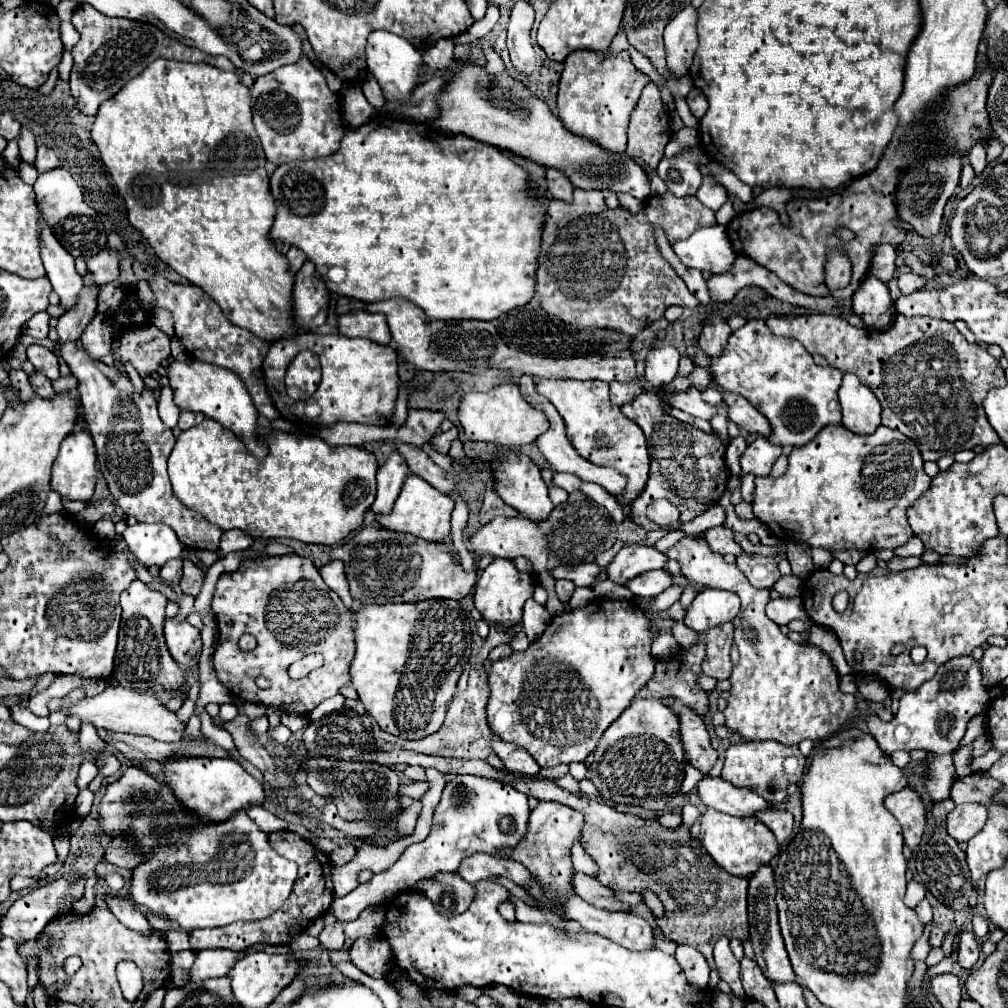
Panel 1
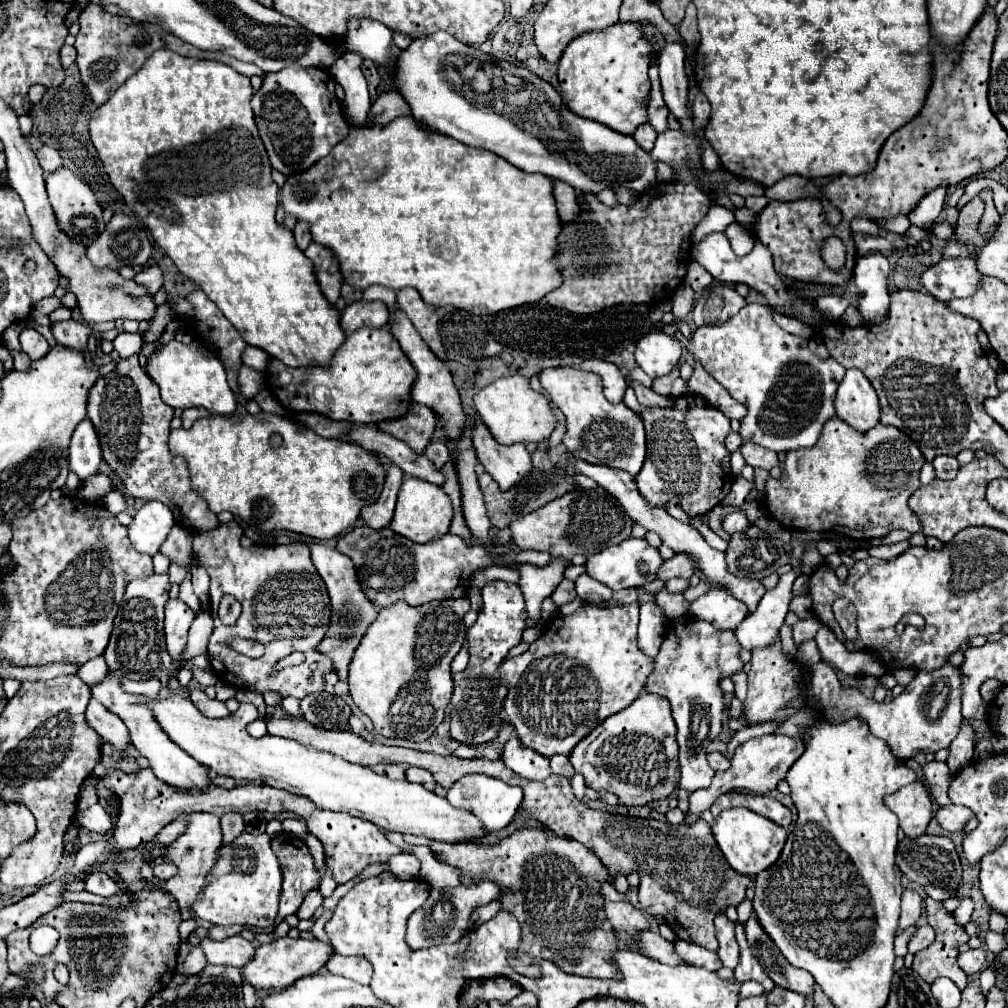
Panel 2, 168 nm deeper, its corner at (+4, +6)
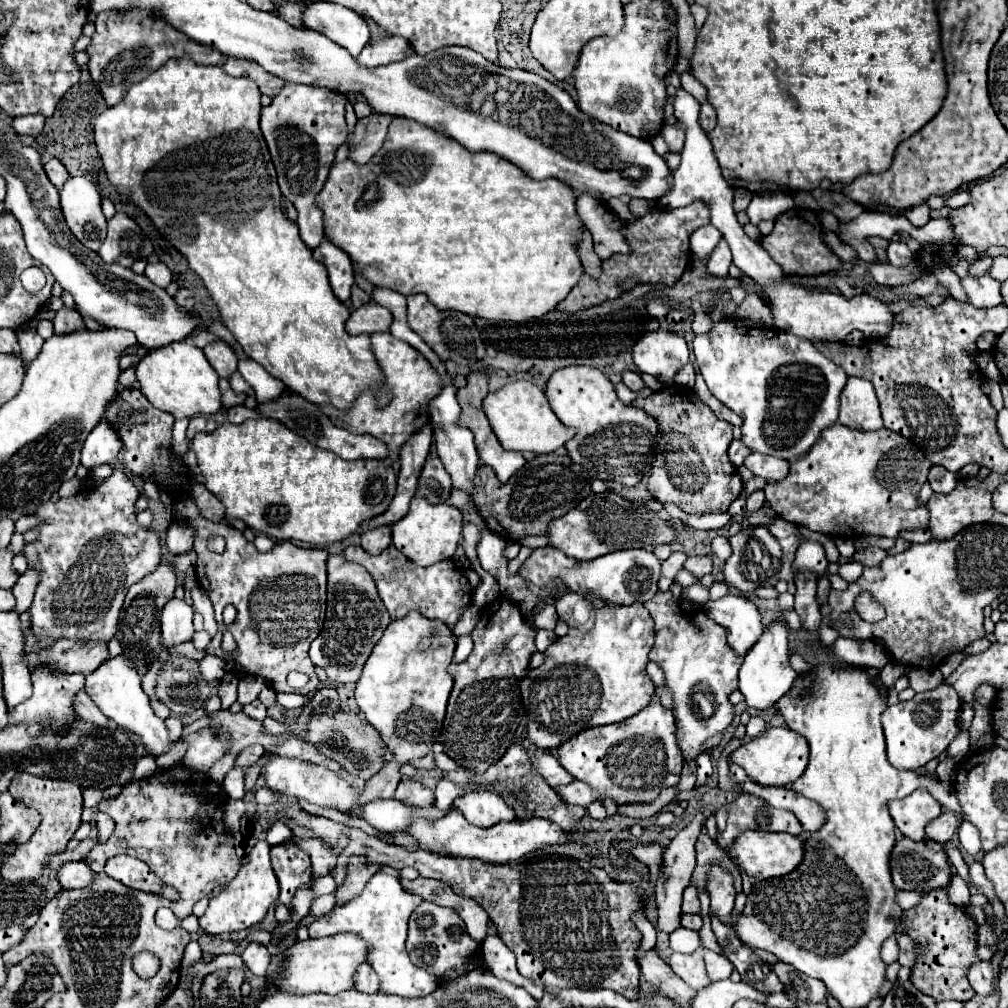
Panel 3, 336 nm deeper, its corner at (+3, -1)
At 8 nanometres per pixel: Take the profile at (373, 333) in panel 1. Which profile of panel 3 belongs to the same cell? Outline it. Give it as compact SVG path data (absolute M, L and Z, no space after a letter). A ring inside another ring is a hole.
M368 302L354 310L346 322L348 334L374 334L374 332L386 332L392 324L392 316L386 308L382 308L376 302Z

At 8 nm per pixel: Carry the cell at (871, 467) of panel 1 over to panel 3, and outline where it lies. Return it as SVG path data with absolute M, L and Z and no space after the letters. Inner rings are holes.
M834 424L822 432L814 448L790 464L788 476L778 484L766 484L766 500L776 510L776 514L796 526L806 526L808 530L822 532L832 538L878 536L878 538L898 538L902 530L916 530L928 526L928 510L918 502L918 492L926 482L926 472L930 470L926 456L914 448L904 436L894 434L886 428L878 432L858 432L842 424Z

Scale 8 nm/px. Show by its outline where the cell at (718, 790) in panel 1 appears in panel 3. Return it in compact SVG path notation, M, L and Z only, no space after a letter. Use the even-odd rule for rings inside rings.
M658 592L652 600L644 602L644 608L650 612L656 624L656 642L650 650L650 660L662 668L666 678L664 686L670 690L674 698L678 746L686 762L696 760L696 756L704 752L702 744L708 738L724 732L734 718L734 706L728 702L728 696L738 688L738 670L742 664L742 656L738 656L730 648L730 644L726 642L726 632L722 632L722 626L714 624L714 620L710 620L706 612L702 612L702 606L694 602L688 602L684 598L674 598L670 592Z

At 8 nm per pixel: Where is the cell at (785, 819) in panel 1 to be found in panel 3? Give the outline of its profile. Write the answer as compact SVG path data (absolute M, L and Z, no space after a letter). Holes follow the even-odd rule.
M740 794L736 800L724 804L728 812L728 824L724 832L718 832L716 840L724 848L728 848L736 834L752 828L752 830L768 830L768 832L788 832L794 836L800 836L802 826L798 818L788 812L788 810L778 810L766 800L750 796L750 794Z

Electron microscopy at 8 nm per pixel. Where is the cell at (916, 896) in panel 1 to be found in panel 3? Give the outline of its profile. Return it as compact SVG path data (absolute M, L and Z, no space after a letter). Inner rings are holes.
M894 932L884 944L882 944L882 960L886 960L886 964L892 964L898 960L898 944L896 938L902 936L902 932Z

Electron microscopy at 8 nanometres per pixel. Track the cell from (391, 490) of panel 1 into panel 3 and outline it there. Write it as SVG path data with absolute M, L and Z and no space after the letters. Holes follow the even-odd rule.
M364 526L364 530L362 530L362 548L366 548L366 552L378 554L378 552L382 552L390 542L392 542L390 526L374 526L374 528Z

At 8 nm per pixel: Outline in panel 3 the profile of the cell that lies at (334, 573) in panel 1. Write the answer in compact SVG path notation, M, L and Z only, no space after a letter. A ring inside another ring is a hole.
M328 556L328 610L320 636L310 646L310 660L328 672L334 684L348 684L360 678L362 666L374 644L390 622L372 576L360 564L348 562L344 556Z

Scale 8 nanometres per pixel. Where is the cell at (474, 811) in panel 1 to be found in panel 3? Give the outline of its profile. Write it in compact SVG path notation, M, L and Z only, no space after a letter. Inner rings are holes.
M468 792L456 798L454 806L474 826L488 828L502 820L514 820L510 806L500 796L494 796L494 792Z

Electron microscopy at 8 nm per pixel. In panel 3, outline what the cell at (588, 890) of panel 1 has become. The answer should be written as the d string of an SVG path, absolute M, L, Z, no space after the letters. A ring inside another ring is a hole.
M638 946L636 960L640 964L640 972L646 978L646 982L650 982L656 988L662 988L662 992L666 992L666 996L670 996L672 1000L682 1000L682 1004L686 1004L686 1000L694 996L694 990L670 970L670 966L658 956L654 948L644 952Z

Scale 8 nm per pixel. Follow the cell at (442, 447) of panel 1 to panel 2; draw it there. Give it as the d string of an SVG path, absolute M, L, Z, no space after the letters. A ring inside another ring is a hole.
M435 441L435 443L429 443L427 449L425 449L425 457L429 457L429 461L433 461L435 469L441 469L447 461L449 461L449 449L445 447L443 441Z

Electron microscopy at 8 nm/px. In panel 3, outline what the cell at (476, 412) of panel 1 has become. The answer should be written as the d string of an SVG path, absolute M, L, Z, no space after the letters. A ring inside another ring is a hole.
M528 380L506 384L502 390L488 394L482 402L482 408L504 450L516 450L516 452L532 450L538 454L550 454L562 448L564 442L574 436L574 428L566 428L552 412L544 396L544 390L540 390L536 384Z

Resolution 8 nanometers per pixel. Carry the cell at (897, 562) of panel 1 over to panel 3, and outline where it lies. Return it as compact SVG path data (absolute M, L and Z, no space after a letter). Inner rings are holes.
M864 548L864 550L858 550L852 558L854 562L860 562L862 566L878 566L886 556L888 552L882 548Z

